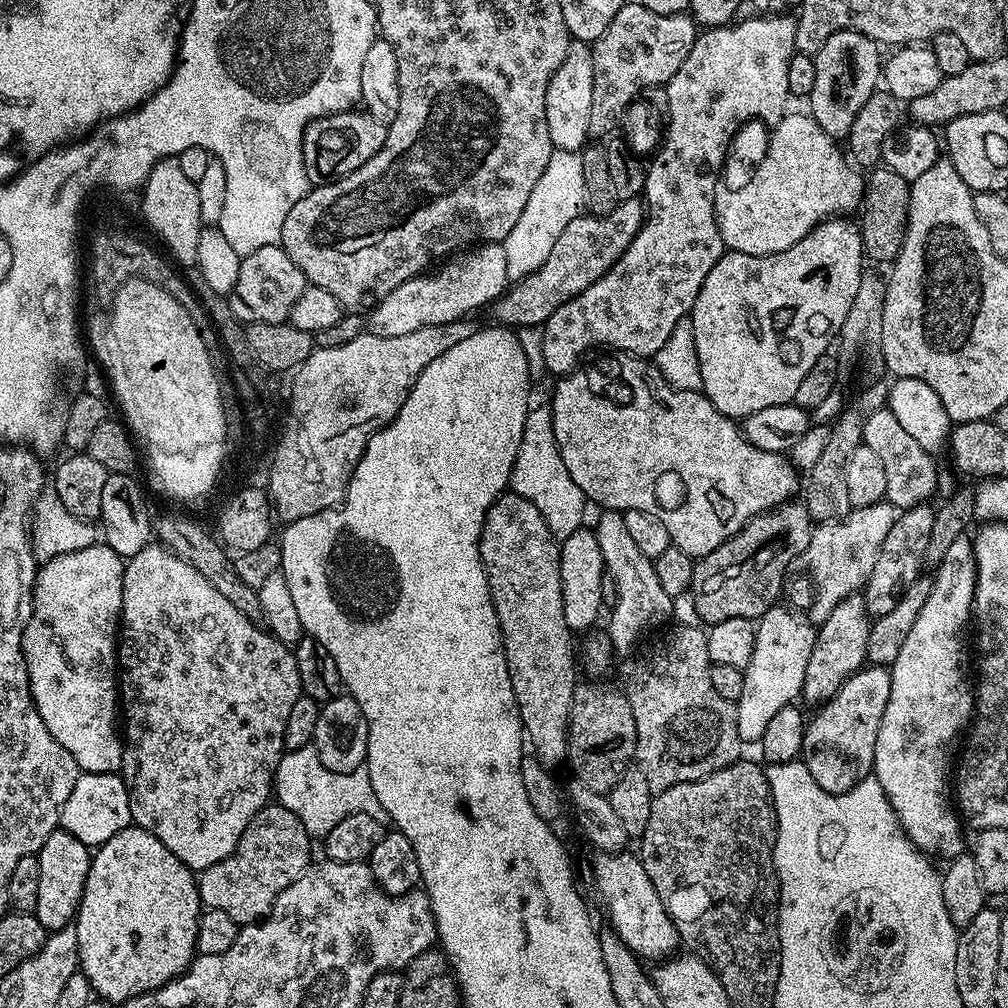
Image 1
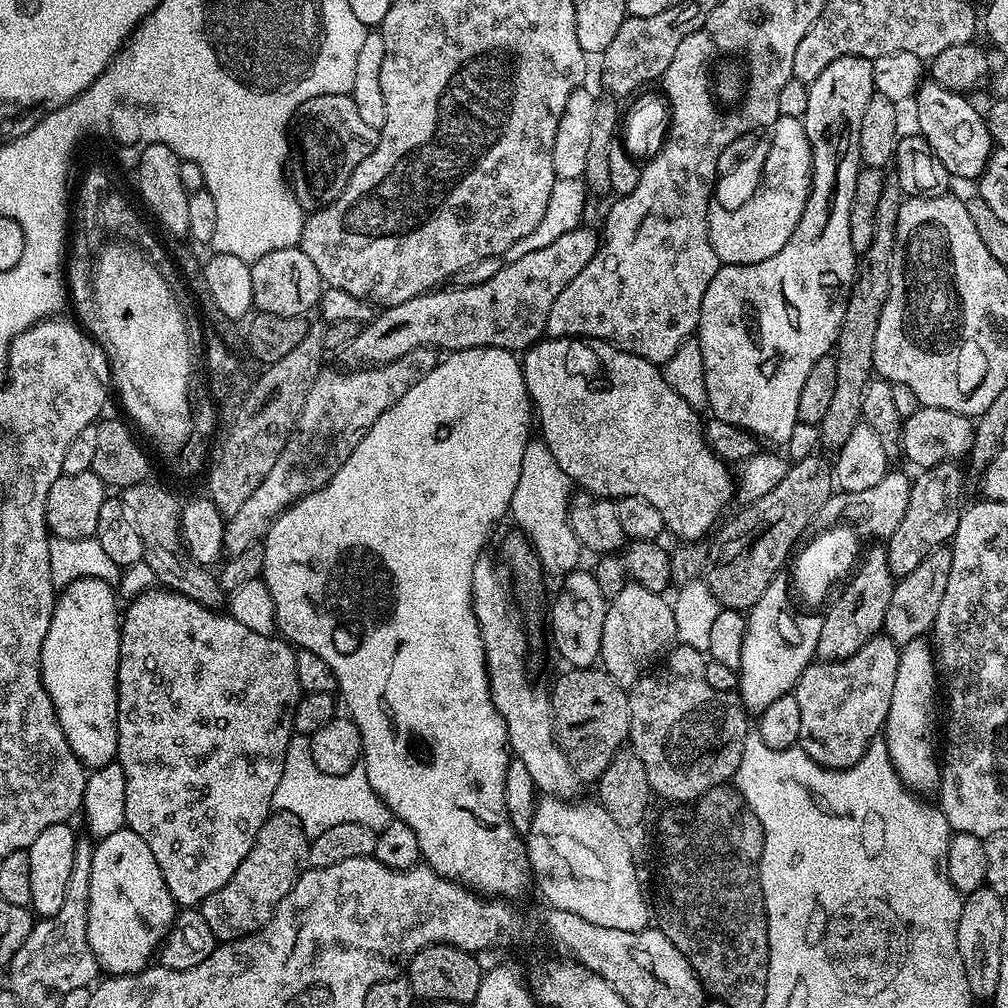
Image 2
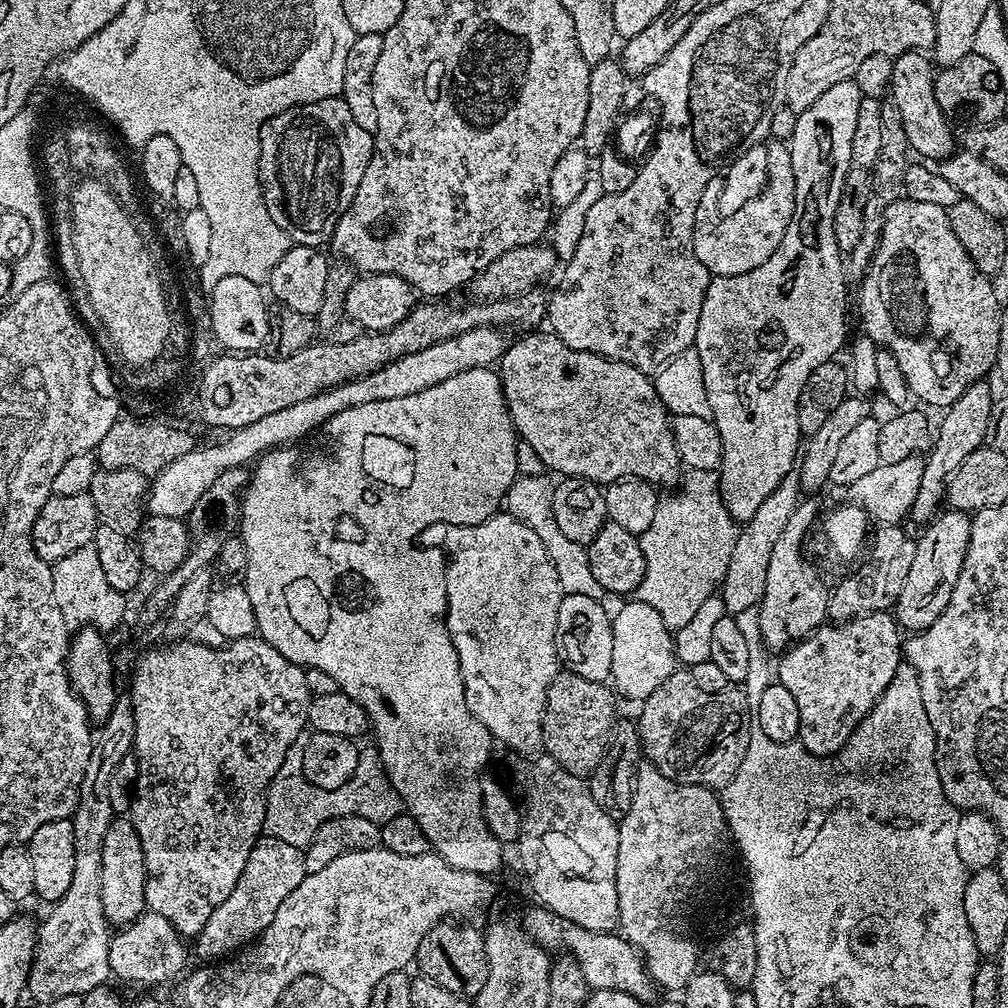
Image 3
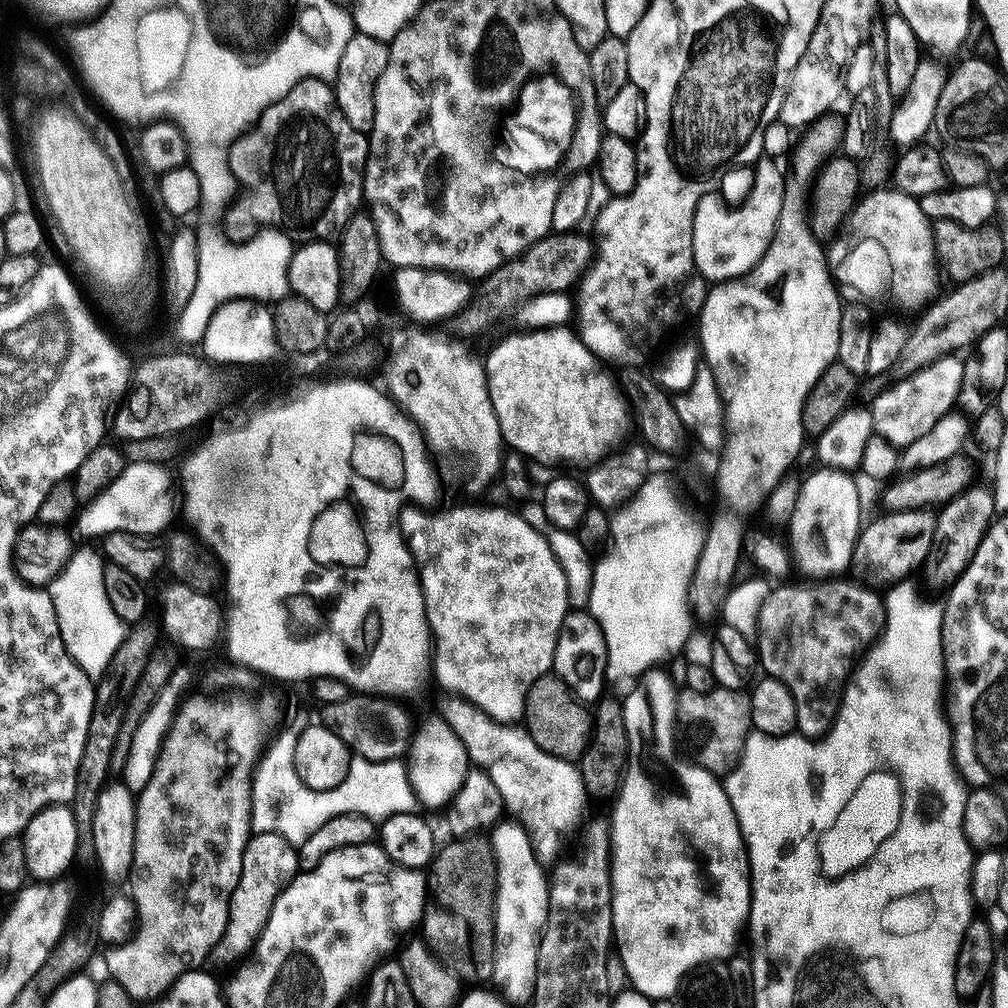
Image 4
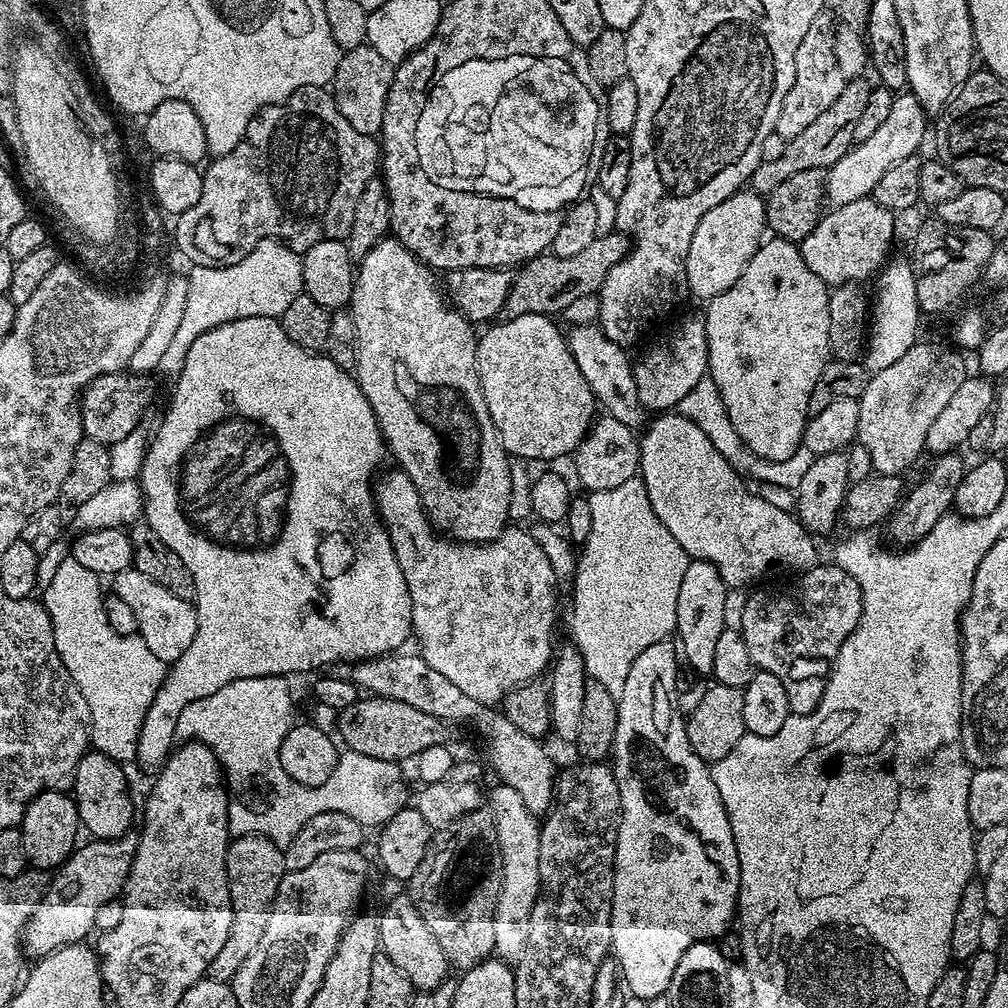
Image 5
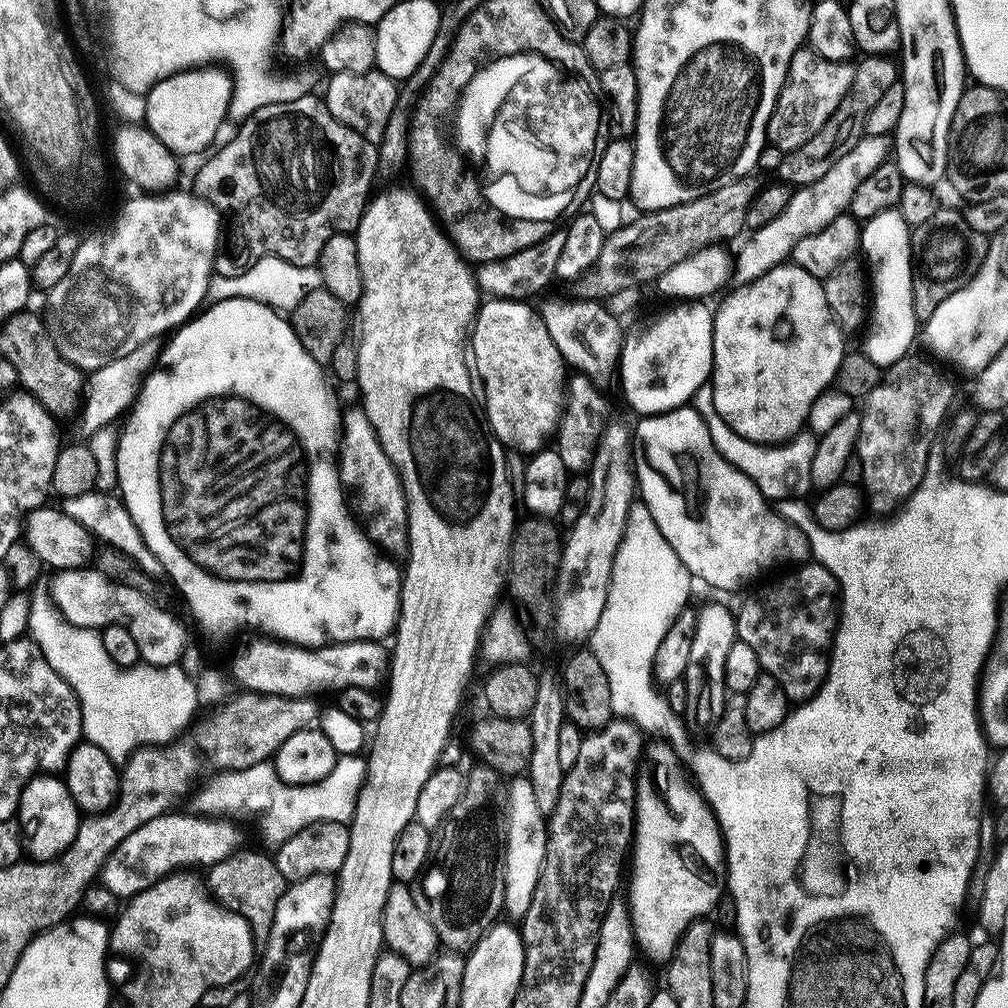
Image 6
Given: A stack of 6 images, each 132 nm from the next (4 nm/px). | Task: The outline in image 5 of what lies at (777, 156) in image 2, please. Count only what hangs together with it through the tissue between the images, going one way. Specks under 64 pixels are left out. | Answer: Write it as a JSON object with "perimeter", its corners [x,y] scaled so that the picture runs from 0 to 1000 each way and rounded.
{"perimeter":[[[731,188],[727,194],[722,194],[712,204],[700,208],[692,220],[692,228],[688,228],[688,237],[685,239],[685,252],[681,252],[681,276],[683,277],[683,289],[688,295],[695,294],[698,300],[707,294],[716,292],[736,272],[736,268],[744,260],[744,256],[750,251],[760,234],[758,220],[759,195],[753,190],[745,188]]]}

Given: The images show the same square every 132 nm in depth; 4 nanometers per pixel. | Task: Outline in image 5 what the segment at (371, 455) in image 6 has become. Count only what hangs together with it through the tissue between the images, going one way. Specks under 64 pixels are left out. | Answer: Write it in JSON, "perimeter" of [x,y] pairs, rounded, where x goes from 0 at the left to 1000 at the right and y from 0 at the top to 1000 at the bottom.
{"perimeter":[[[390,466],[381,473],[378,471],[371,480],[371,491],[373,493],[373,510],[381,520],[383,530],[387,534],[387,542],[391,542],[391,550],[395,554],[395,562],[399,562],[399,573],[403,573],[403,585],[407,585],[409,594],[409,631],[411,635],[417,638],[415,650],[421,654],[424,659],[431,661],[435,669],[439,669],[458,688],[470,692],[474,696],[485,700],[492,700],[499,695],[500,691],[512,682],[513,679],[520,679],[524,675],[531,675],[537,670],[536,666],[545,662],[546,656],[550,651],[550,642],[548,643],[548,622],[552,619],[552,582],[554,576],[550,565],[546,562],[546,554],[542,554],[542,549],[534,538],[530,538],[527,527],[511,522],[501,524],[494,534],[481,536],[479,538],[453,538],[443,531],[438,530],[429,523],[428,516],[421,508],[419,498],[411,486],[411,478],[402,468]]]}

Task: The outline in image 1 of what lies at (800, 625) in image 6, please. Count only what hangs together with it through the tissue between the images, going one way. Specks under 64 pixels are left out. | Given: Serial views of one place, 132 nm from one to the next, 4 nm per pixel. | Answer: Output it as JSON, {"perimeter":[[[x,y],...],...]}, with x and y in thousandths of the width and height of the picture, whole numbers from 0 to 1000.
{"perimeter":[[[858,661],[835,677],[827,690],[809,703],[810,711],[799,717],[796,757],[815,784],[838,786],[866,769],[871,720],[875,708],[879,708],[879,696],[883,696],[884,676],[885,669],[880,662]]]}

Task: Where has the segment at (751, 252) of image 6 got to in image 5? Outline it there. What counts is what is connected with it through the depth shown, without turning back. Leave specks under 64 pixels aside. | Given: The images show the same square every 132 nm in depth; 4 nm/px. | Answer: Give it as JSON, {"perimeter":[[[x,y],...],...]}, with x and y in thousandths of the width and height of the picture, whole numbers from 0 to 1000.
{"perimeter":[[[904,93],[889,95],[887,105],[883,105],[883,114],[874,124],[866,126],[859,141],[849,143],[831,161],[827,161],[825,167],[819,171],[819,198],[825,206],[839,204],[839,200],[851,200],[860,198],[865,193],[867,185],[871,185],[875,173],[883,169],[895,157],[903,157],[914,149],[913,142],[917,139],[917,130],[922,130],[923,119],[917,110],[917,106],[911,101],[911,97]]]}

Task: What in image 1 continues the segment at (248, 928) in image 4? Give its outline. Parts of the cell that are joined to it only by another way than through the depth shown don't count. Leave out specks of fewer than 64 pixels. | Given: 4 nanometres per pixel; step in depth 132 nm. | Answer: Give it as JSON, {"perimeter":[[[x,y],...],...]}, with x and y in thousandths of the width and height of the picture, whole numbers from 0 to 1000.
{"perimeter":[[[267,796],[244,819],[236,839],[218,855],[197,866],[198,895],[203,902],[211,901],[228,907],[236,919],[262,912],[272,899],[276,887],[284,883],[300,866],[306,864],[310,849],[306,824],[288,804]]]}

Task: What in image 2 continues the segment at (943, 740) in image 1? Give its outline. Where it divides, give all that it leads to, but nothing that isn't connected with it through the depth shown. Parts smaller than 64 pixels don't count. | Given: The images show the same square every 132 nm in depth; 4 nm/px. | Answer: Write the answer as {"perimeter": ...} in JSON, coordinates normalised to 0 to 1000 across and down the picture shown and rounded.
{"perimeter":[[[917,633],[896,640],[875,733],[881,739],[889,767],[910,788],[928,787],[933,781],[931,734],[929,738],[929,679],[931,683],[931,655],[926,640]]]}

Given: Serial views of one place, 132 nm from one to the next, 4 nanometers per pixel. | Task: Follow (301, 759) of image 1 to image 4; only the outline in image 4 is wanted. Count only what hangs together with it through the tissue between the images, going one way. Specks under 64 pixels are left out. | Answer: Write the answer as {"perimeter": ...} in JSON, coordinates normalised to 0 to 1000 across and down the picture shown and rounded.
{"perimeter":[[[350,749],[347,764],[335,780],[327,784],[313,786],[298,775],[296,768],[290,770],[292,757],[255,758],[258,778],[250,778],[250,825],[267,825],[284,831],[284,835],[295,839],[302,837],[315,819],[335,812],[339,808],[354,806],[356,810],[367,812],[371,815],[380,815],[391,808],[413,806],[415,795],[413,786],[405,771],[404,761],[396,753],[367,755]]]}

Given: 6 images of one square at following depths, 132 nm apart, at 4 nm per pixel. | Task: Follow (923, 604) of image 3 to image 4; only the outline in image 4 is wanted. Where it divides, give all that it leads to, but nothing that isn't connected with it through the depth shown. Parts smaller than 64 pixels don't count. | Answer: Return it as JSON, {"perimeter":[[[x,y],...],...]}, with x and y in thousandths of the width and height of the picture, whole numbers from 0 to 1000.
{"perimeter":[[[962,482],[959,487],[950,490],[941,500],[936,501],[928,509],[929,525],[925,535],[925,545],[921,553],[917,555],[915,568],[917,567],[917,579],[921,583],[934,583],[939,585],[944,578],[958,565],[958,562],[966,554],[974,534],[984,521],[990,505],[985,489],[978,483],[968,484]]]}

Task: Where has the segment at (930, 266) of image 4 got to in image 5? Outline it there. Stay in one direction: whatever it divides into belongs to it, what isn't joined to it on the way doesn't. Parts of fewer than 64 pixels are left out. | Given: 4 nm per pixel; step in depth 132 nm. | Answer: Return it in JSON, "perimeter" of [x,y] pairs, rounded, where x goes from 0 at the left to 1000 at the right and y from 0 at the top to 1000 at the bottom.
{"perimeter":[[[860,197],[851,200],[839,200],[839,204],[825,206],[814,213],[808,228],[800,232],[798,238],[793,239],[792,245],[800,264],[812,272],[815,281],[822,284],[831,282],[847,282],[857,280],[860,274],[868,275],[882,261],[881,249],[885,246],[885,237],[889,234],[890,215],[882,206],[877,206],[870,198]]]}

